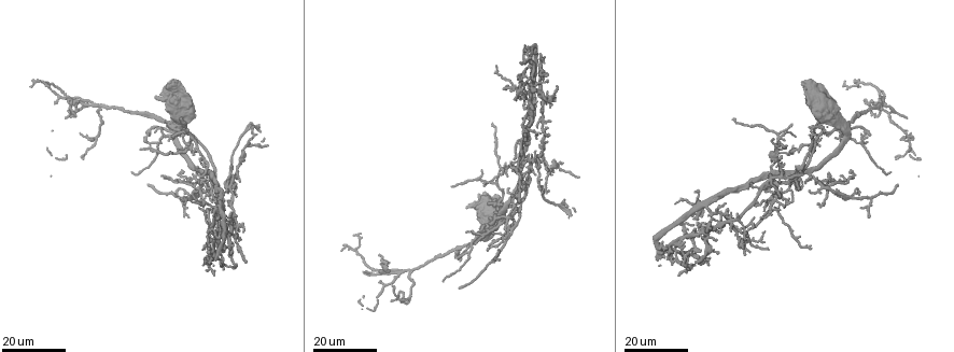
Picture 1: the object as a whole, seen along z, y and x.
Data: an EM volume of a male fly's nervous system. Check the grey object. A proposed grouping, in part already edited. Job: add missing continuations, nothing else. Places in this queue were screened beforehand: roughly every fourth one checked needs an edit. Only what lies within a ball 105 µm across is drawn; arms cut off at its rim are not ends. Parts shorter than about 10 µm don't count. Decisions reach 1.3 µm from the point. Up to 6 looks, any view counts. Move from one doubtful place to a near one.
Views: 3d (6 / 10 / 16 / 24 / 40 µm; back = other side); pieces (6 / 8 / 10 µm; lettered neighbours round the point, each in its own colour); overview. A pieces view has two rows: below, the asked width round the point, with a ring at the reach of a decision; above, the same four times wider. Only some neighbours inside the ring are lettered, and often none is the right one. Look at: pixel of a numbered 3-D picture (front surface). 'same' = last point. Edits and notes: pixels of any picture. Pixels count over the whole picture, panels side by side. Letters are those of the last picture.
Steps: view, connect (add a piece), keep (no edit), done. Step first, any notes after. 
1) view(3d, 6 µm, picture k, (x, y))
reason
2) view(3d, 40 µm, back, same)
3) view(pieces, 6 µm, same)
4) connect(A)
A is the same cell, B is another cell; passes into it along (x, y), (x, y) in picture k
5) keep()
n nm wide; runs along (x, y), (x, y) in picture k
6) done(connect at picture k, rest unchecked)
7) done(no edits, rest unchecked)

view(3d, 16 µm, picture 1, (750, 229))
free end

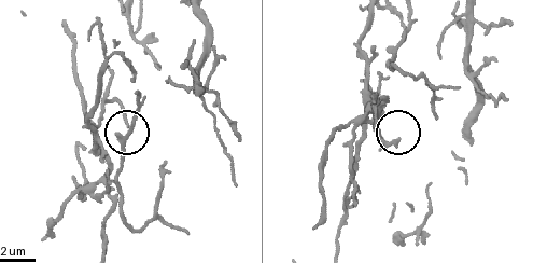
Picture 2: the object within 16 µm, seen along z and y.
view(3d, 6 µm, picture 2, (398, 141))
closer look

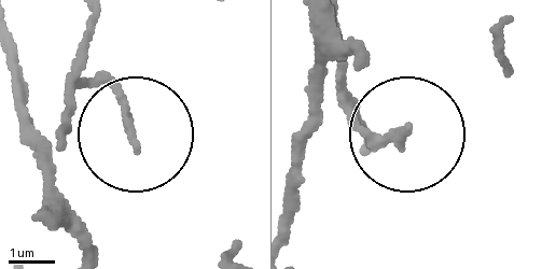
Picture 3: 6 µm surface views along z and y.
view(pieces, 8 µm, picture 3, (132, 145))
what lies round it

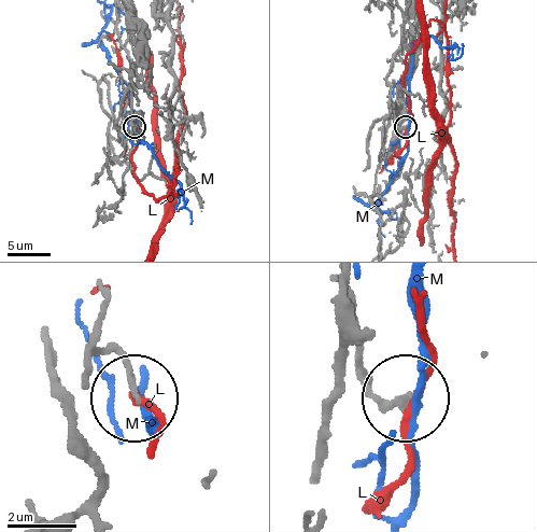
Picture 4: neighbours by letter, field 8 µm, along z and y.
keep()
L and M are other cells; runs along (84, 381), (86, 361), (110, 354), (124, 363), (136, 395) in picture 4; no lettered piece goes on from it

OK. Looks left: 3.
view(3d, 24 µm, picture 1, (725, 202))
tapers out

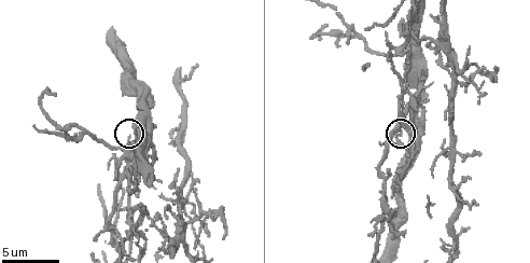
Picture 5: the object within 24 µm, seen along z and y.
view(pieces, 6 µm, picture 5, (128, 135))
see the neighbours

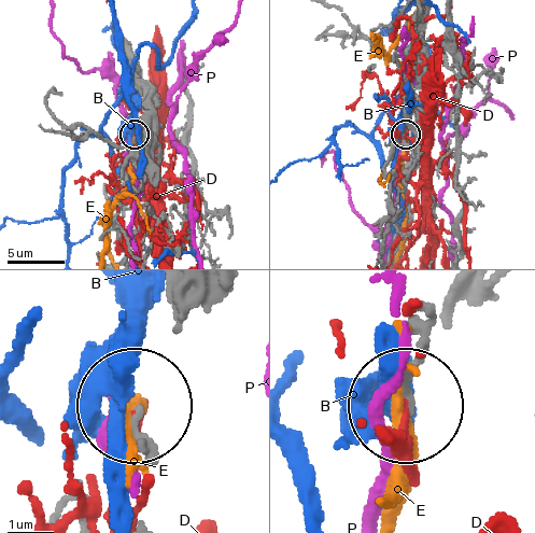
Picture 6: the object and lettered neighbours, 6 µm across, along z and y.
keep()
B, D, E and P are other cells; runs along (425, 336), (406, 402) in picture 6; none of them fits

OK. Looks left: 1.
done(no edits, rest unchecked)

